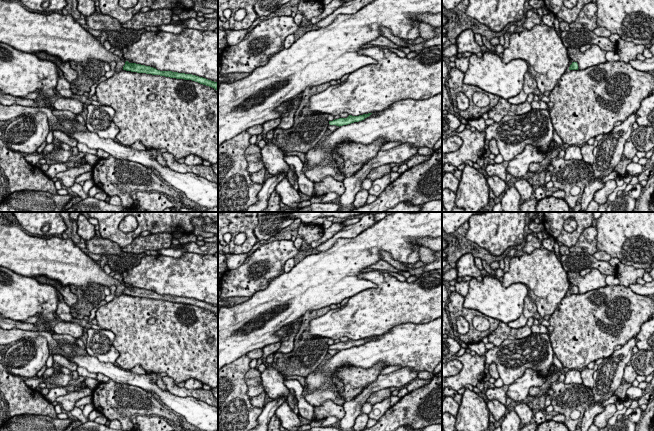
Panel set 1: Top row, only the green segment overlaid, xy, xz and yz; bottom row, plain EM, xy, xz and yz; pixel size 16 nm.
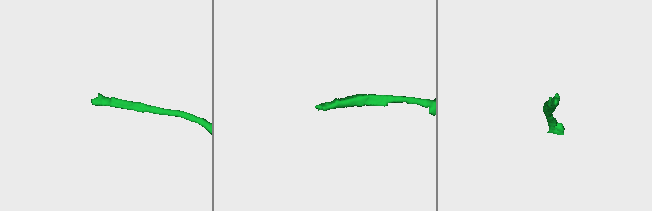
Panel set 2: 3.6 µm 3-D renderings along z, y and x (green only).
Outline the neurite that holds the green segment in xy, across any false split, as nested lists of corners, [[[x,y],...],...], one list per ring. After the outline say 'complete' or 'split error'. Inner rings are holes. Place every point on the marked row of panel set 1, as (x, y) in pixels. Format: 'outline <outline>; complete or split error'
outline [[[128,61],[125,62],[125,65],[123,66],[123,70],[137,72],[137,73],[160,75],[160,76],[176,78],[176,79],[192,80],[200,84],[212,87],[218,91],[217,82],[214,82],[214,81],[211,81],[196,75],[192,75],[192,74],[178,73],[178,72],[172,72],[172,71],[160,71],[150,66],[145,66],[145,65],[136,64],[136,63],[129,63]]]; complete

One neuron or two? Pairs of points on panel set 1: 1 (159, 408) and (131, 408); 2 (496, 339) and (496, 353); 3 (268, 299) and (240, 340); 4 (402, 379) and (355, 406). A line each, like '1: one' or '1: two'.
1: one
2: two
3: one
4: one

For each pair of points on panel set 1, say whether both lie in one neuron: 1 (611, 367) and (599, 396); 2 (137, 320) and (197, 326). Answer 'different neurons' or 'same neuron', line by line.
1: same neuron
2: same neuron

